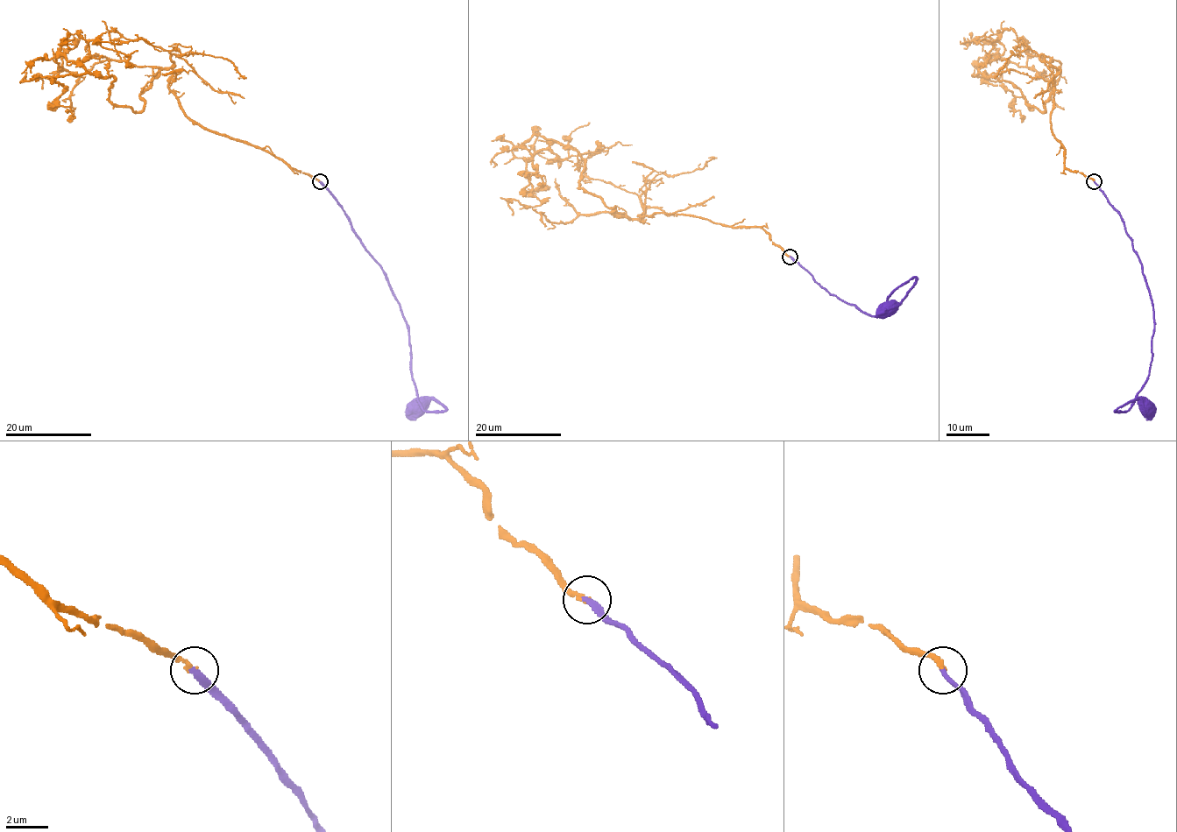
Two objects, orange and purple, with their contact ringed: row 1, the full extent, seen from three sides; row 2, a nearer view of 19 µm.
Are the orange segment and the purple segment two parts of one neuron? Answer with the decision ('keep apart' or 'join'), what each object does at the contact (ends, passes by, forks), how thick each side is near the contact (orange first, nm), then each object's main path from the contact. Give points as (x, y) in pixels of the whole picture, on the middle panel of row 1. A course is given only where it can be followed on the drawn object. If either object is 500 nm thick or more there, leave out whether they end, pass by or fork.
join | orange ends | purple ends | 190/280 nm | orange via (790, 257), (761, 228), (615, 216), (556, 142), (527, 163), (539, 205), (512, 200), (511, 215) | purple via (790, 257), (829, 293), (869, 315), (881, 314), (887, 299), (914, 278), (912, 287), (901, 301), (888, 307)

